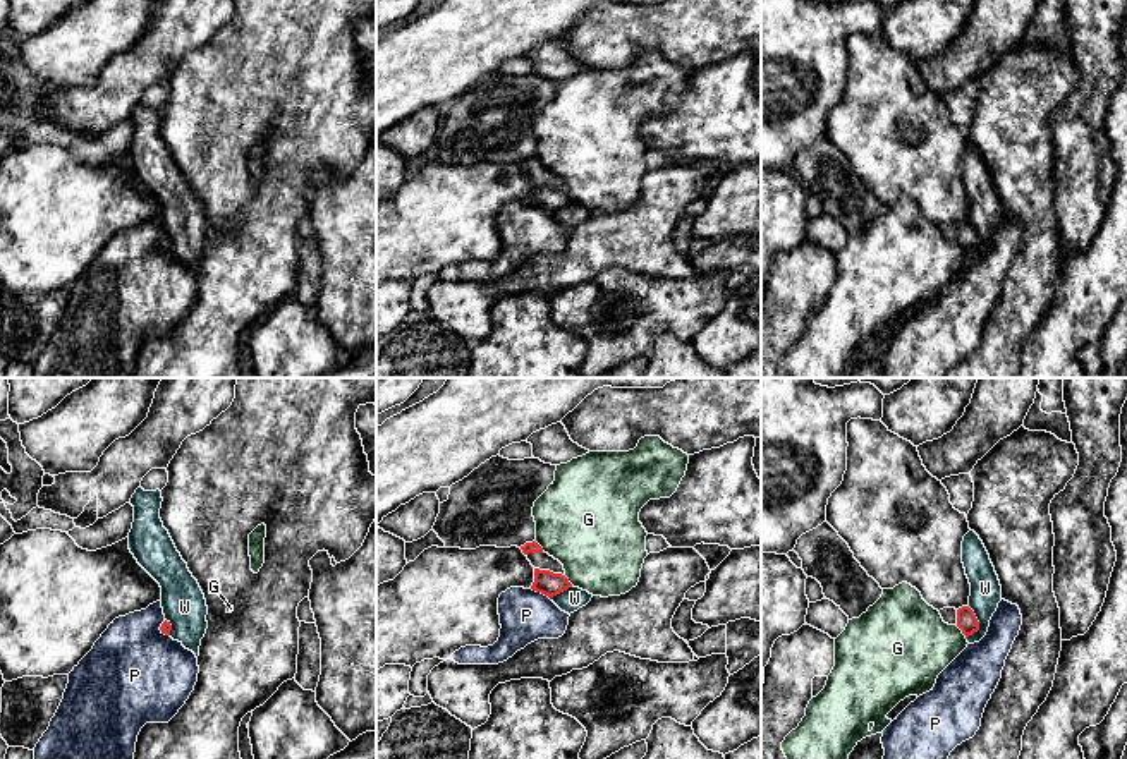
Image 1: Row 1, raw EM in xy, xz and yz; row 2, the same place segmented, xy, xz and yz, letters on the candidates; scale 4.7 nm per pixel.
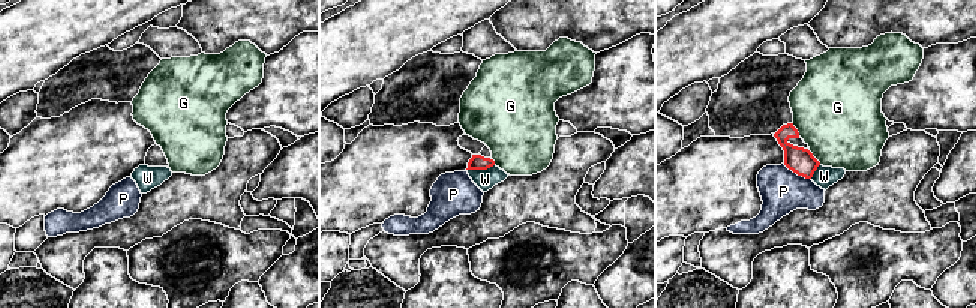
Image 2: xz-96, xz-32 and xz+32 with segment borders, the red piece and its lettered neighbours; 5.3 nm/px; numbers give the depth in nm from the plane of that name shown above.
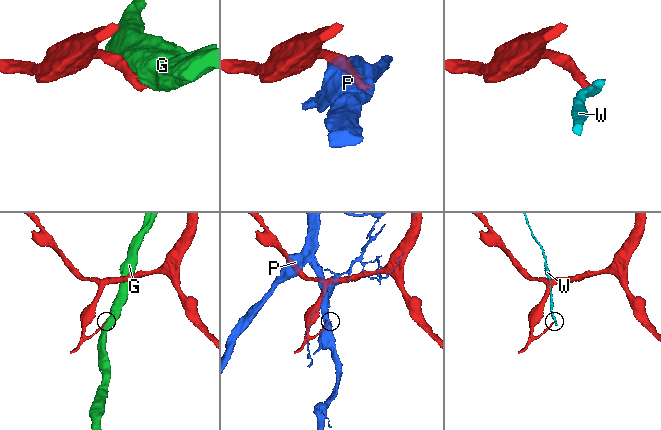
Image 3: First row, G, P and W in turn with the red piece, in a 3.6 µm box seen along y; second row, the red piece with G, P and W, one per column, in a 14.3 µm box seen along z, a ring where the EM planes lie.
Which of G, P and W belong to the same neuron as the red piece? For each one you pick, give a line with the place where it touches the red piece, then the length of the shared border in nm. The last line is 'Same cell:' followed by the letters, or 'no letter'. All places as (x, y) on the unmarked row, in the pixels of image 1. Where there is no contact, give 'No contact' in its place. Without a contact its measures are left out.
Same cell: no letter

